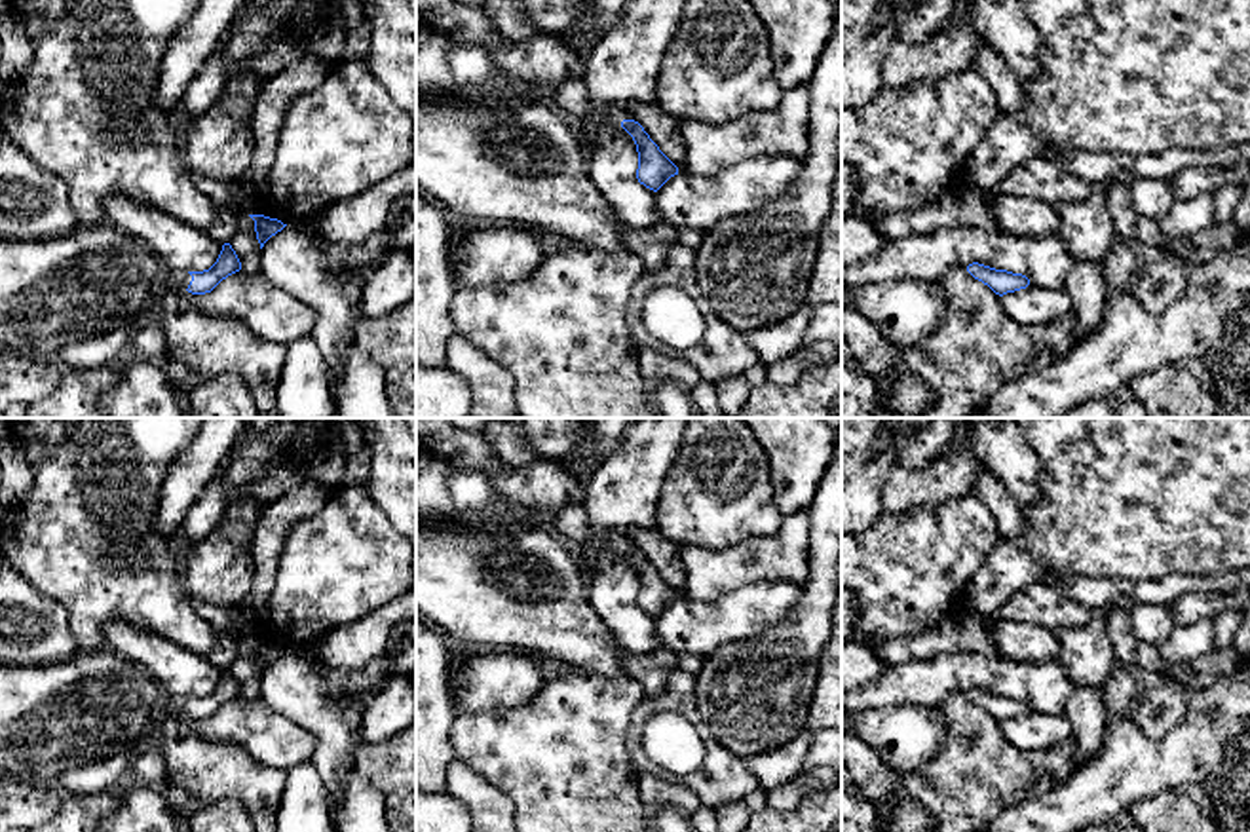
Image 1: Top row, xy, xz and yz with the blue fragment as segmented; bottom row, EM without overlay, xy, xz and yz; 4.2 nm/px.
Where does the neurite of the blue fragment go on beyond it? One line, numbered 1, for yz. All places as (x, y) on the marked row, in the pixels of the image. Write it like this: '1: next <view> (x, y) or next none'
1: next none

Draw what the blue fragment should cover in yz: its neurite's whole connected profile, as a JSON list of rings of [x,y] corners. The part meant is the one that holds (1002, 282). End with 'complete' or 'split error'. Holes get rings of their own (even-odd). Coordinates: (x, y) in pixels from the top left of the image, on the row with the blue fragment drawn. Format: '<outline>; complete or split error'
[[[978,262],[967,266],[967,272],[988,285],[995,294],[1003,296],[1007,293],[1014,293],[1026,289],[1030,279],[1022,274],[1013,274],[1007,270],[995,270]]]; complete

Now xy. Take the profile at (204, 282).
[[[230,243],[222,245],[217,262],[203,272],[163,270],[160,291],[211,293],[222,279],[241,270],[241,262]]]; split error

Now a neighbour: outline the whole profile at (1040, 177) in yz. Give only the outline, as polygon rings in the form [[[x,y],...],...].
[[[1033,156],[1011,171],[992,192],[1035,198],[1054,207],[1087,201],[1092,186],[1064,165],[1045,156]]]

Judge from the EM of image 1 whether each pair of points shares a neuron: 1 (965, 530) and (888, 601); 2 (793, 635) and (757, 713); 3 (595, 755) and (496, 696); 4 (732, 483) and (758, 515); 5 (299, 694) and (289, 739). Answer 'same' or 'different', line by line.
1: same
2: same
3: different
4: same
5: different

